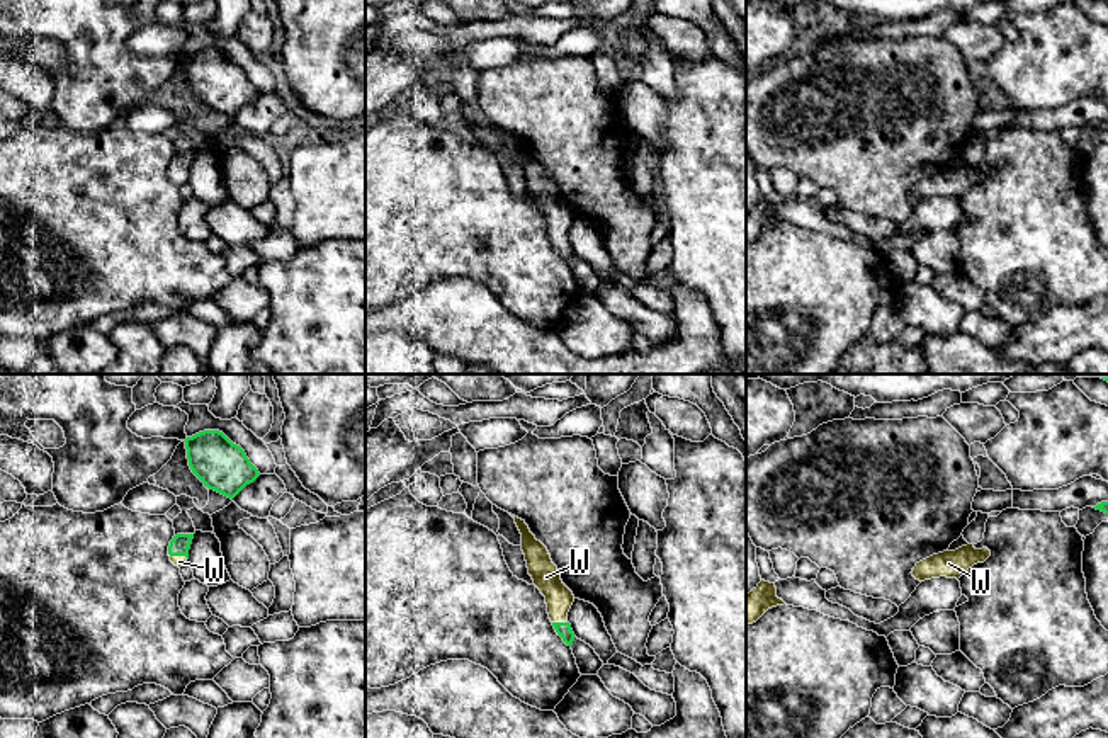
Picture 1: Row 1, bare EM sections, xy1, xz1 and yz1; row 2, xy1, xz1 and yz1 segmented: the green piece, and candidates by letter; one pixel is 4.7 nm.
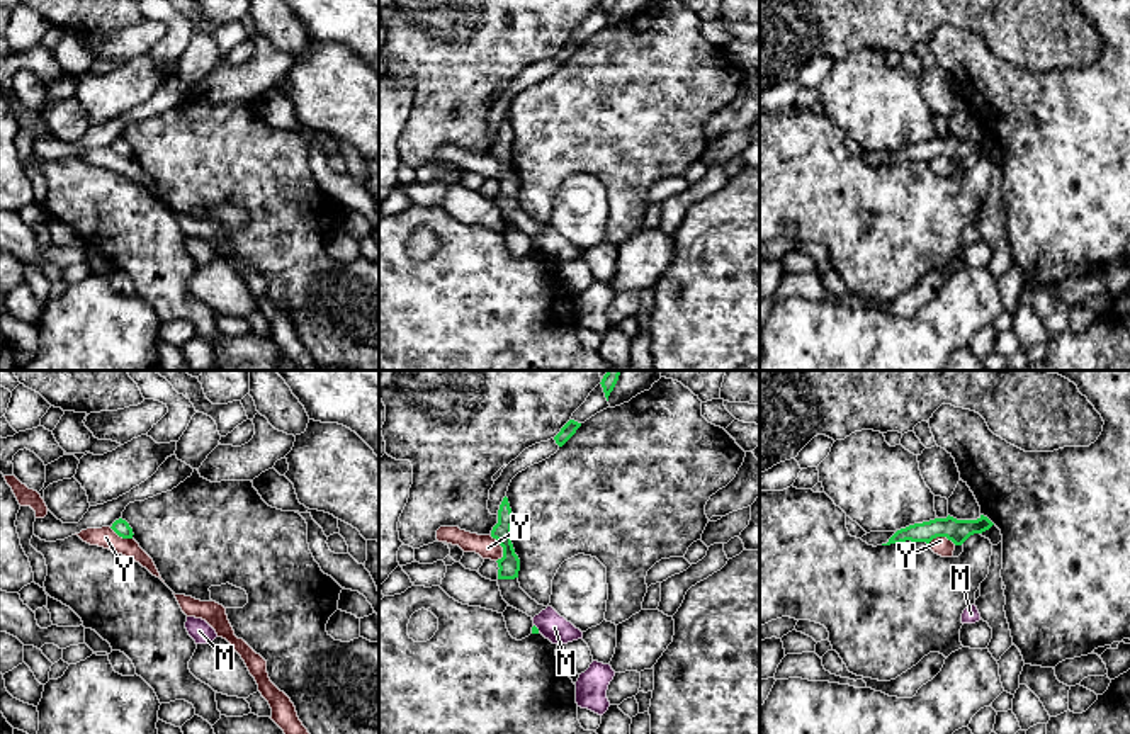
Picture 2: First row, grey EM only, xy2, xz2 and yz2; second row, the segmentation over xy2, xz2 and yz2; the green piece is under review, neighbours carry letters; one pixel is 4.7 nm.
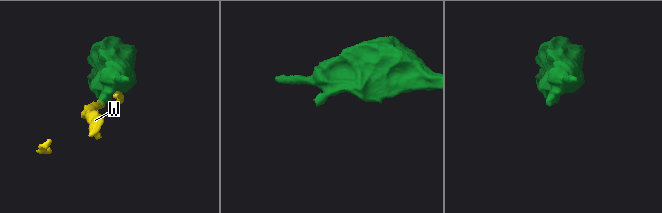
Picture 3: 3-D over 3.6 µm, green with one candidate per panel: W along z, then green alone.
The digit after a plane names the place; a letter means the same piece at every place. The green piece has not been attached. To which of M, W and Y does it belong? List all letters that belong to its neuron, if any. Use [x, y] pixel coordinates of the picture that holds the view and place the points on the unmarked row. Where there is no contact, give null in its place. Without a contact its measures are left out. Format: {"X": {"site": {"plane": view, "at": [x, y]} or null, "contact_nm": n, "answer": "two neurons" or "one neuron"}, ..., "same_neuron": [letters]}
{"M": {"site": {"plane": "xz2", "at": [536, 247]}, "contact_nm": 50, "answer": "two neurons"}, "W": {"site": {"plane": "xz1", "at": [559, 242]}, "contact_nm": 70, "answer": "one neuron"}, "Y": {"site": {"plane": "xz2", "at": [502, 165]}, "contact_nm": 130, "answer": "two neurons"}, "same_neuron": ["W"]}

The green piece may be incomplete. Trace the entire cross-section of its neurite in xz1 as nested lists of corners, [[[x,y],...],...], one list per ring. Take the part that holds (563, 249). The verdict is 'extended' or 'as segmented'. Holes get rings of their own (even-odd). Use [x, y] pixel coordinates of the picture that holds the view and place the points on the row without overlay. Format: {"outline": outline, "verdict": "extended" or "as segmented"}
{"outline": [[[512,134],[522,153],[522,170],[525,173],[529,194],[534,204],[546,216],[547,233],[562,260],[571,265],[574,252],[568,241],[568,231],[574,221],[573,211],[562,202],[557,185],[552,182],[547,167],[535,158],[525,139]]], "verdict": "extended"}

